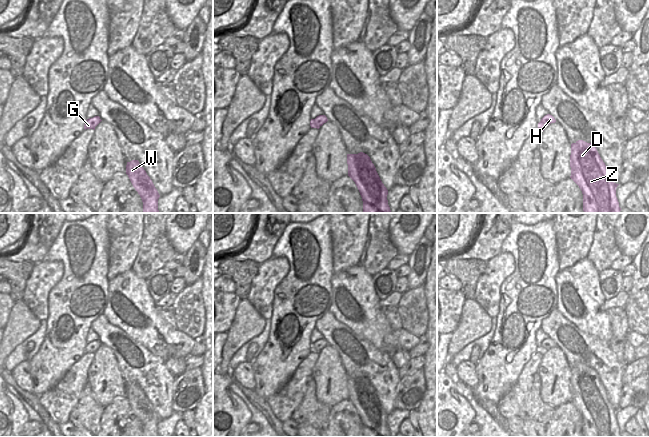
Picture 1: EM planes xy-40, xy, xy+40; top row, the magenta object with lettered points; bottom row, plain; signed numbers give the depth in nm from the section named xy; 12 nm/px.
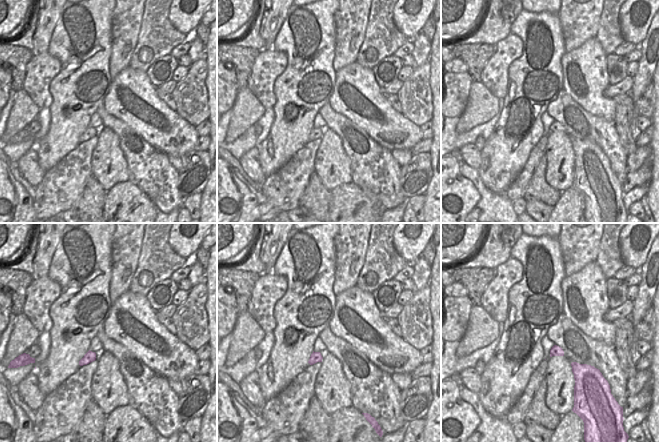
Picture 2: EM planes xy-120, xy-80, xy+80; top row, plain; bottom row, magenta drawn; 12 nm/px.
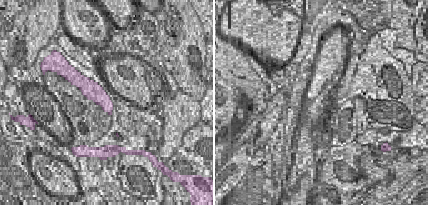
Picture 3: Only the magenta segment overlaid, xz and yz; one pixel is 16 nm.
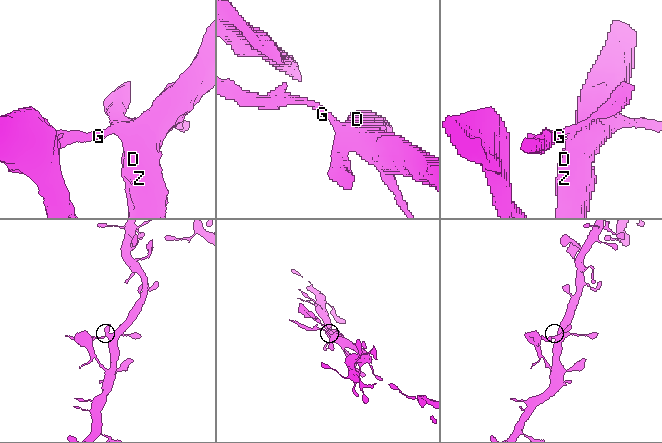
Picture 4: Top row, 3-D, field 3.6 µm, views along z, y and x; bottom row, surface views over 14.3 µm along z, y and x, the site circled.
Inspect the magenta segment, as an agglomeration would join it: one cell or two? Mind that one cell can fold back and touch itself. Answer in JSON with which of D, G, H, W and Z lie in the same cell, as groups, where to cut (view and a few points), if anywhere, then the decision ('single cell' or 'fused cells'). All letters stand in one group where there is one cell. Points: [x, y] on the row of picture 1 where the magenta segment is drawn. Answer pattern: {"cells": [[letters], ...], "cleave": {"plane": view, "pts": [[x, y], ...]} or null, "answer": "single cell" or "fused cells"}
{"cells": [["D", "H", "W", "Z"], ["G"]], "cleave": {"plane": "xy", "pts": [[315, 118], [321, 125]]}, "answer": "fused cells"}

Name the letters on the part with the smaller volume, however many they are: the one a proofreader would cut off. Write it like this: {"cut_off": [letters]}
{"cut_off": ["G"]}

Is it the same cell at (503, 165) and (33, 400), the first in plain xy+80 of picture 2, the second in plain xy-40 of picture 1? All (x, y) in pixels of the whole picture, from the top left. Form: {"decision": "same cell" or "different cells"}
{"decision": "different cells"}

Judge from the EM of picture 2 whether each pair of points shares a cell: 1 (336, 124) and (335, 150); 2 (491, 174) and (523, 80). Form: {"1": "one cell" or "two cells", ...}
{"1": "two cells", "2": "one cell"}

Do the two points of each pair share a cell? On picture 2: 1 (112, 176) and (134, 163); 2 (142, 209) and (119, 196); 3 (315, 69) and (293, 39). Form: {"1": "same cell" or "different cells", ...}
{"1": "different cells", "2": "same cell", "3": "same cell"}

